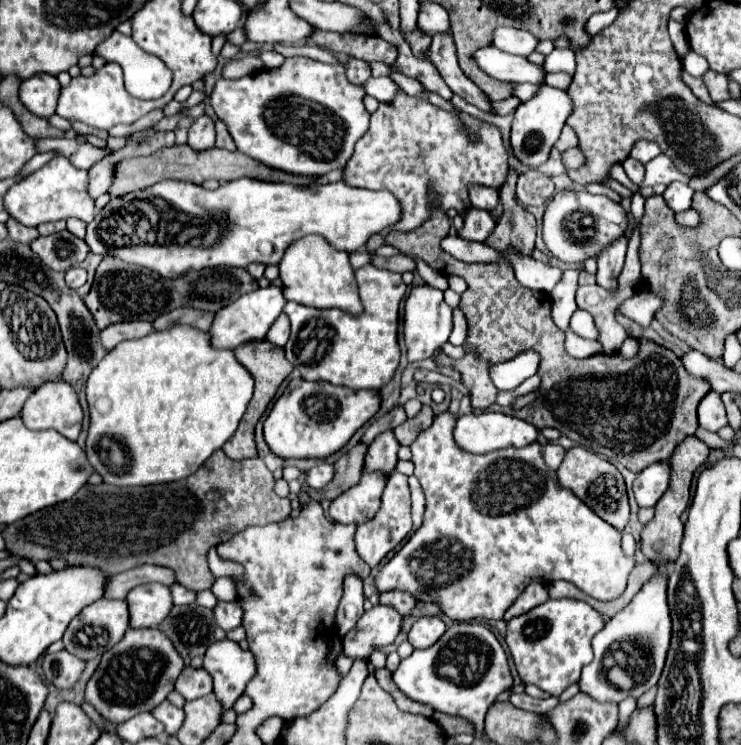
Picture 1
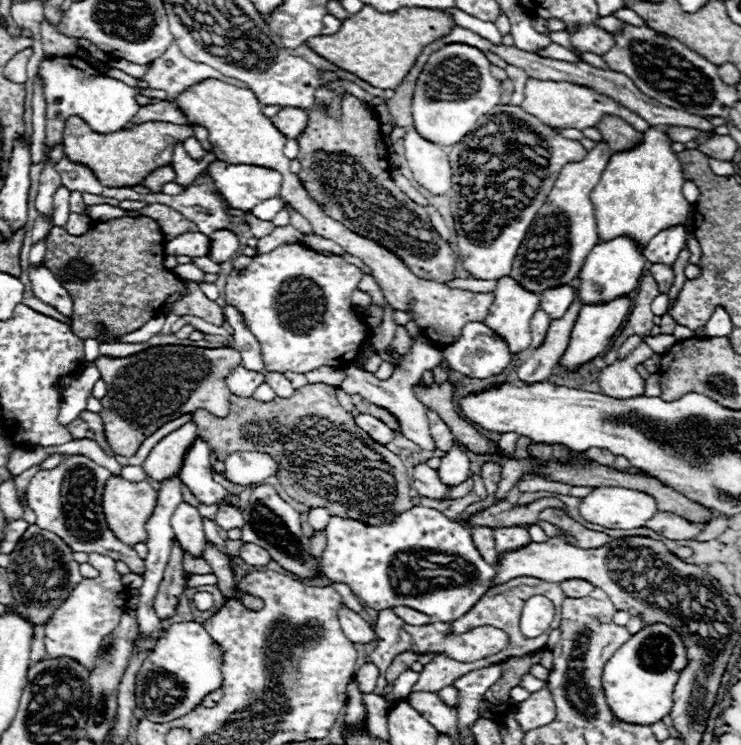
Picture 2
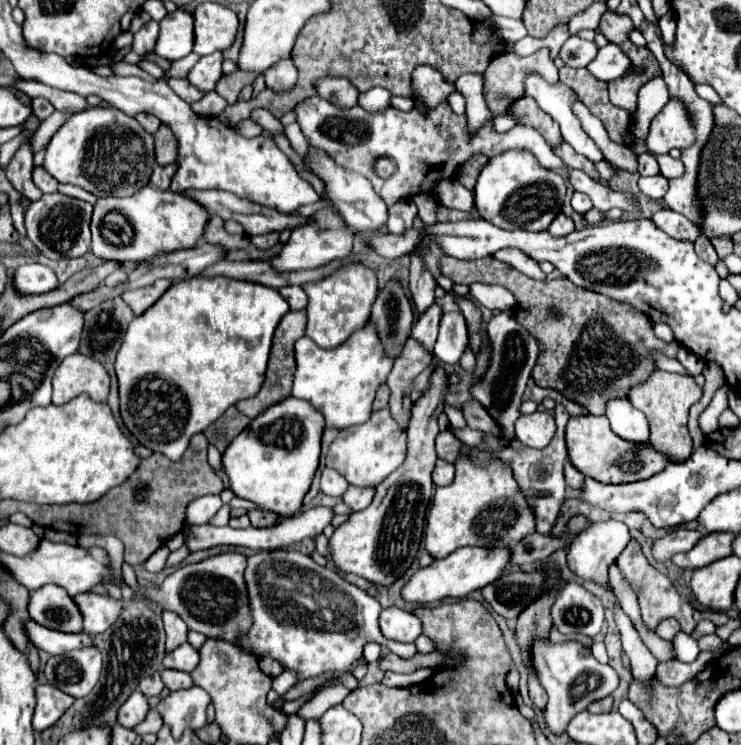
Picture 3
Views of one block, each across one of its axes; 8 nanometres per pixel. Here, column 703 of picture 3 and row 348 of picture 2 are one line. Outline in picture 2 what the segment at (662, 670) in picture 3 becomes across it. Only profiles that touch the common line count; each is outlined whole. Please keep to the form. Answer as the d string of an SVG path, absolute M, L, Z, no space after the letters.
M660 334L660 336L656 336L656 338L650 338L650 336L646 336L644 338L644 342L654 350L654 352L666 352L668 348L672 348L672 344L676 344L678 340L672 336L672 334Z

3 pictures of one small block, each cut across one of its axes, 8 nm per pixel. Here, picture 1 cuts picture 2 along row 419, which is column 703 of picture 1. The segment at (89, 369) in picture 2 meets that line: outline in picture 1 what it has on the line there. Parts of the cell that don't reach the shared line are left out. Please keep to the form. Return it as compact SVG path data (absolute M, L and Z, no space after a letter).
M692 50L684 56L682 66L684 66L684 70L688 74L692 74L696 78L700 78L700 76L704 76L708 72L708 62L702 56L696 56L696 52L692 52Z

